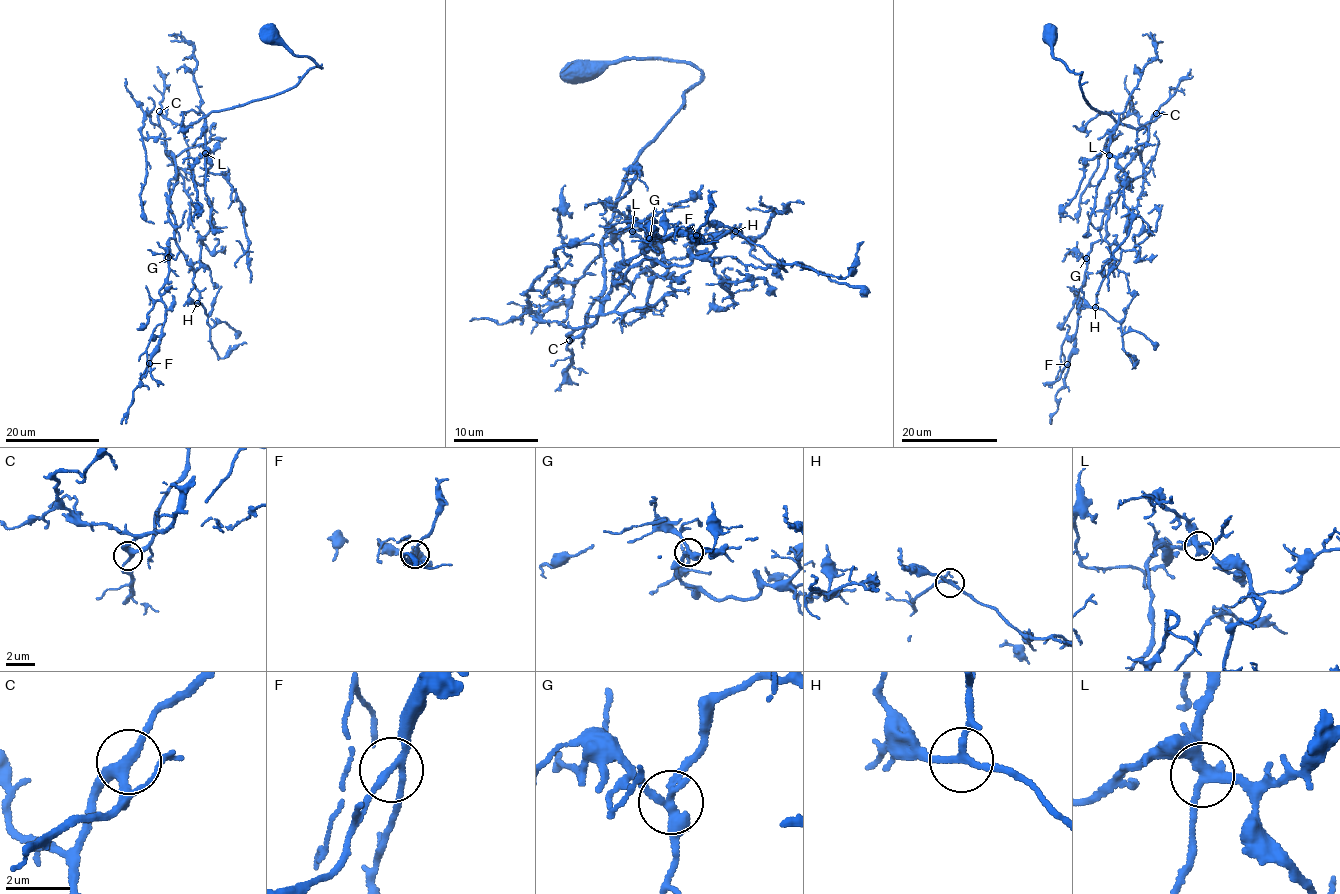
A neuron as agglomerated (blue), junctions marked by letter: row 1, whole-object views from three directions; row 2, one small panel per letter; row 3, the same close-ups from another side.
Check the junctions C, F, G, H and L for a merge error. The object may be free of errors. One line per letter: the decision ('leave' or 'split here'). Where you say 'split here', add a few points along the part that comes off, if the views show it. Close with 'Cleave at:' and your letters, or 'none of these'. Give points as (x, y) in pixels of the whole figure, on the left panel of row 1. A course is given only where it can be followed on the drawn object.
C: leave
F: leave
G: leave
H: leave
L: leave
Cleave at: none of these

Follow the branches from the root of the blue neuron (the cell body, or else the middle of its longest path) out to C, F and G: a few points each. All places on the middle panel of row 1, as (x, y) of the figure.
C: (576, 74), (663, 57), (687, 62), (702, 79), (625, 177), (602, 247), (605, 288), (569, 340)
F: (576, 74), (702, 79), (625, 177), (569, 336), (648, 239), (696, 235)
G: (576, 74), (702, 79), (625, 177), (569, 336), (650, 239)

